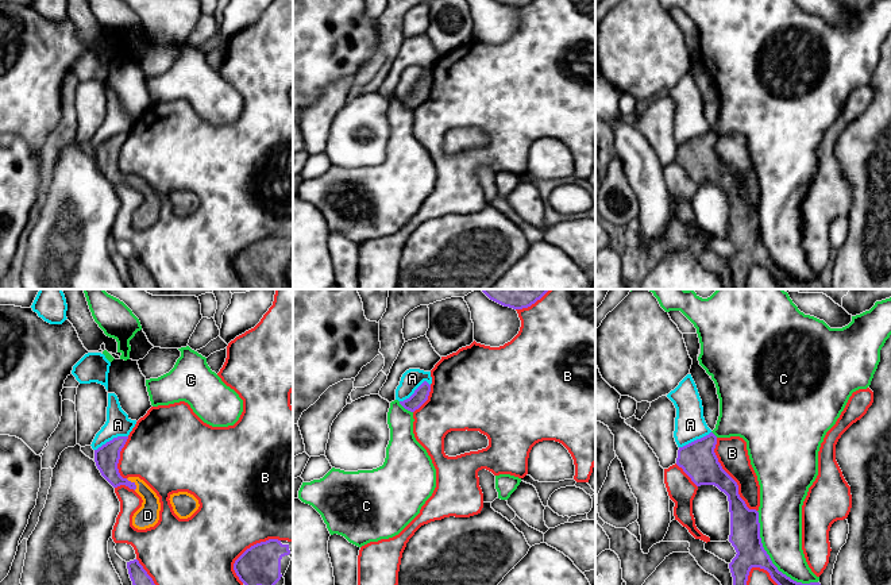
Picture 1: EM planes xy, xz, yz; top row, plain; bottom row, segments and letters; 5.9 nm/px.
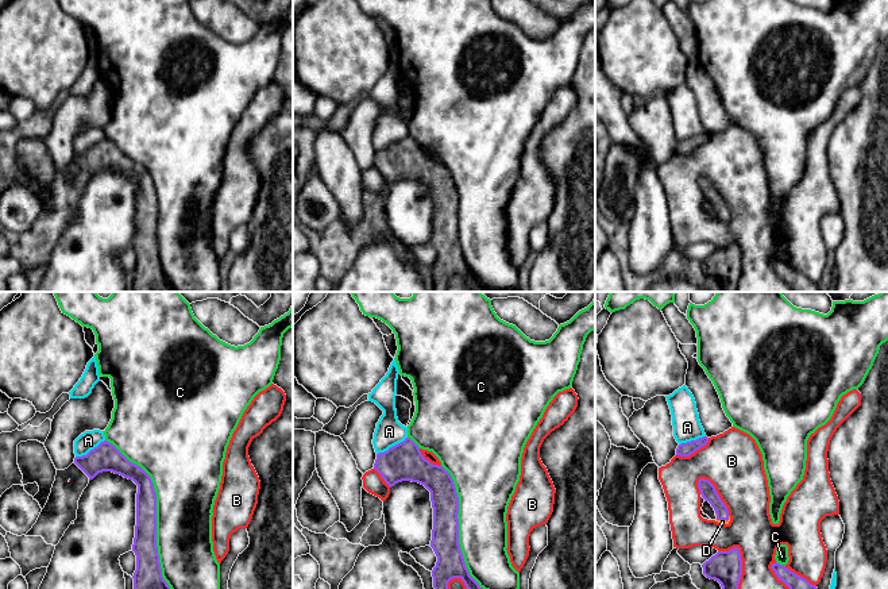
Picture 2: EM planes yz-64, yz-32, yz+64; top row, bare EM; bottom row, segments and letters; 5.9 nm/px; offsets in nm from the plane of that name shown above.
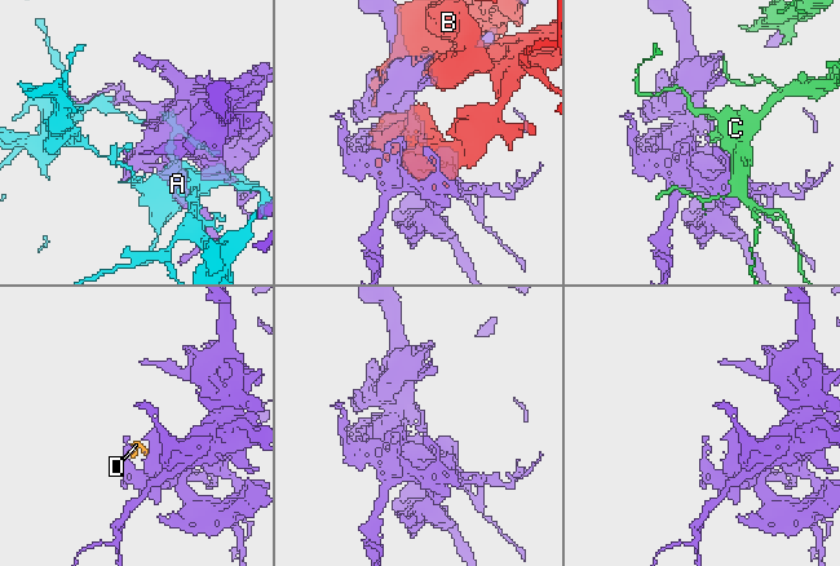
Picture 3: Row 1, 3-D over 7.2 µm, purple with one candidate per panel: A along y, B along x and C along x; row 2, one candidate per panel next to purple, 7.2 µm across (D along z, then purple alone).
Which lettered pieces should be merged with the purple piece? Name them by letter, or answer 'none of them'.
D

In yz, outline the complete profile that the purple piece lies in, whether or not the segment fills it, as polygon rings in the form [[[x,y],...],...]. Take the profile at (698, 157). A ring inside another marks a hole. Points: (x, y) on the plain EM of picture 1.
[[[710,130],[679,145],[676,162],[683,166],[697,184],[714,182],[728,193],[730,209],[729,239],[737,250],[729,261],[733,274],[733,289],[745,289],[752,265],[767,268],[784,289],[824,289],[819,280],[796,280],[779,269],[772,261],[761,240],[759,209],[749,207],[740,195],[737,180],[718,159],[714,150],[716,142],[717,134]]]

